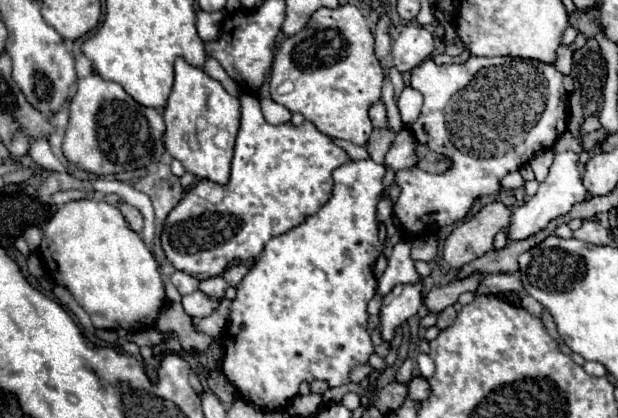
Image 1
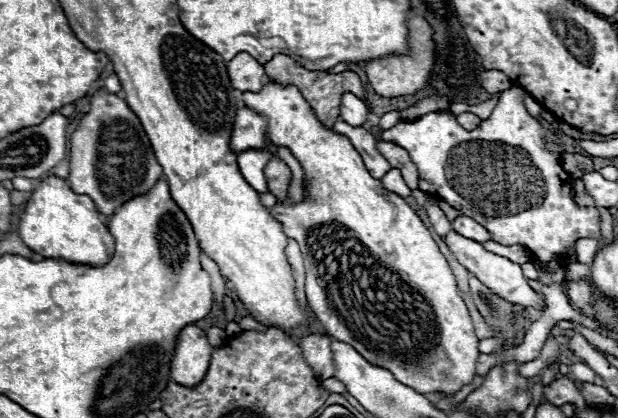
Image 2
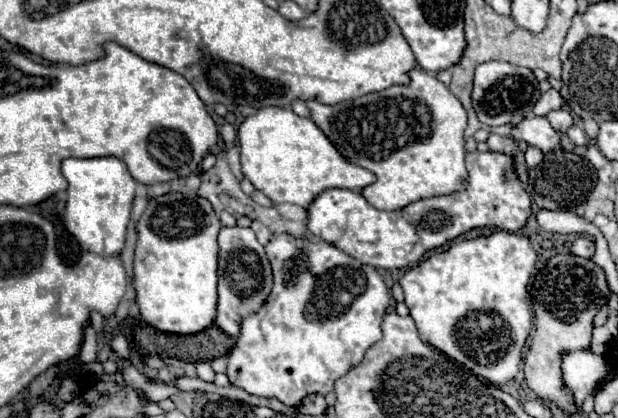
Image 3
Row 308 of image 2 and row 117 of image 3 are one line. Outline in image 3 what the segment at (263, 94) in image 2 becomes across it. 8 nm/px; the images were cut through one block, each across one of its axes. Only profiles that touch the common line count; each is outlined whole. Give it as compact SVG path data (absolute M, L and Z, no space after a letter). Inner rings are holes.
M414 68L410 72L412 82L408 86L390 86L382 92L366 94L352 100L352 106L340 102L336 106L326 106L318 100L310 100L308 108L316 126L328 136L328 140L346 156L350 162L360 164L362 168L376 174L378 182L366 186L362 196L380 210L400 210L412 202L444 196L468 186L468 170L464 164L464 130L466 130L466 112L460 100L430 72Z

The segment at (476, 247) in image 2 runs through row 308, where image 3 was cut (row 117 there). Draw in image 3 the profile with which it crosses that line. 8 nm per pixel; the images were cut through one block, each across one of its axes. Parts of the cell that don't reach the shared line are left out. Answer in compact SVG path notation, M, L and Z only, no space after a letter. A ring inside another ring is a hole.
M524 118L522 122L516 124L516 128L512 130L512 138L514 140L526 140L532 146L542 148L544 152L552 152L562 148L560 144L560 132L556 132L550 122L546 118Z

